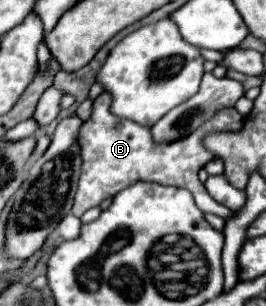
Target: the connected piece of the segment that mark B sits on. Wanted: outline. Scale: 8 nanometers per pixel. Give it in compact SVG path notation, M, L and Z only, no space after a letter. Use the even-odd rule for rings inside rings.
M102 92L94 100L92 116L80 128L78 140L80 140L80 148L82 148L82 174L80 174L78 192L76 192L74 206L72 206L74 216L80 218L88 208L100 206L102 200L106 200L108 196L116 196L120 190L132 186L138 180L186 188L194 196L194 202L202 212L212 212L212 214L218 214L222 218L230 218L234 214L232 210L224 208L222 204L218 204L216 200L212 200L208 196L204 184L198 180L198 170L204 168L204 164L214 158L202 146L202 138L208 132L238 130L244 124L244 118L238 114L236 108L218 110L216 116L206 120L200 128L196 128L192 134L188 134L182 140L156 142L152 138L152 132L148 126L142 126L142 124L136 124L132 120L124 120L124 118L114 116L110 112L110 104L112 104L112 94Z

